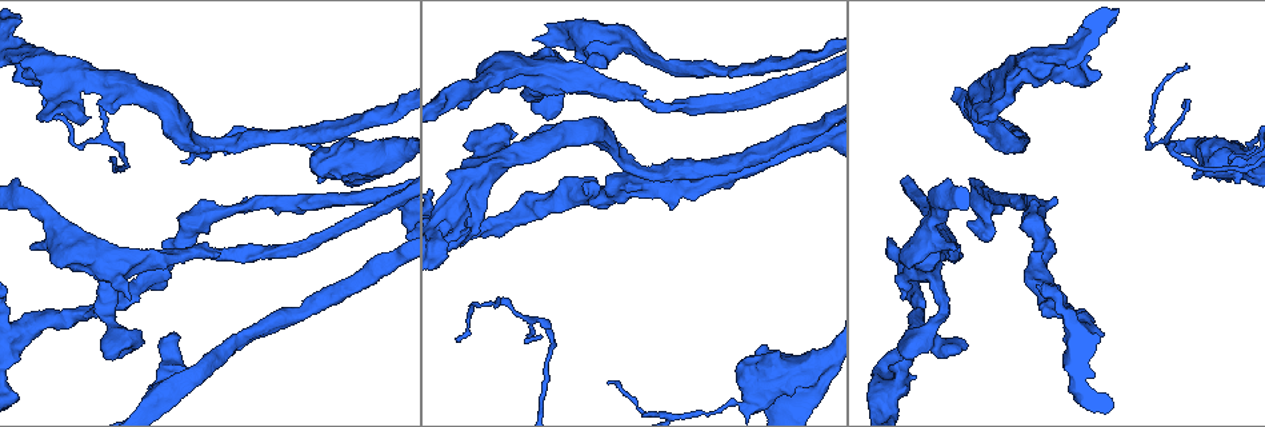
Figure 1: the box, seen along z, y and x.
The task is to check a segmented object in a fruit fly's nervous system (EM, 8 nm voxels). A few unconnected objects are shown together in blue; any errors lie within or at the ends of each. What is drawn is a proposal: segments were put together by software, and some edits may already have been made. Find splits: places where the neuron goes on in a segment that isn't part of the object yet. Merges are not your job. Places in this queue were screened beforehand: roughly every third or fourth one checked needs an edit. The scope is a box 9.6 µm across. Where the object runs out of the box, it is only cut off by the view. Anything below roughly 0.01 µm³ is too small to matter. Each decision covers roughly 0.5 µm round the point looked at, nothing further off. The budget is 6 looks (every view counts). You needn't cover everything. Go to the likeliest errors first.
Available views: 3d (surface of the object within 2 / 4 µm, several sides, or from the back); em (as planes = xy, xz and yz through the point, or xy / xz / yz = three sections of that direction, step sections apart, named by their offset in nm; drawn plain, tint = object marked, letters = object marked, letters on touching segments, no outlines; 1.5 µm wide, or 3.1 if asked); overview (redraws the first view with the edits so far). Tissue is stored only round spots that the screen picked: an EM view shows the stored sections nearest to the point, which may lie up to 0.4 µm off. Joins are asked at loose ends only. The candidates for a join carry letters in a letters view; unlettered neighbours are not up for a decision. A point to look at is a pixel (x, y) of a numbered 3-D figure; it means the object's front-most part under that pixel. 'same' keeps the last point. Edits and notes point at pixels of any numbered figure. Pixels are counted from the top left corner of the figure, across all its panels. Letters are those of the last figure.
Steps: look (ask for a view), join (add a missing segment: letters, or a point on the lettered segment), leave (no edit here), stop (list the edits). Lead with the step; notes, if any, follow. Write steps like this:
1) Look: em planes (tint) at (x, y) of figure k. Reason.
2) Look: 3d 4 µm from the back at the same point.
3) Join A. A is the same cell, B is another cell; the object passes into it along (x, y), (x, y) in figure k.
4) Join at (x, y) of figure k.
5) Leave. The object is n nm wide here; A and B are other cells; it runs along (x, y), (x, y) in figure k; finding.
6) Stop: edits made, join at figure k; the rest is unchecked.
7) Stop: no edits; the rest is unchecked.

Look: 3d 2 µm at (1170, 76) of figure 1. End of a long branch.

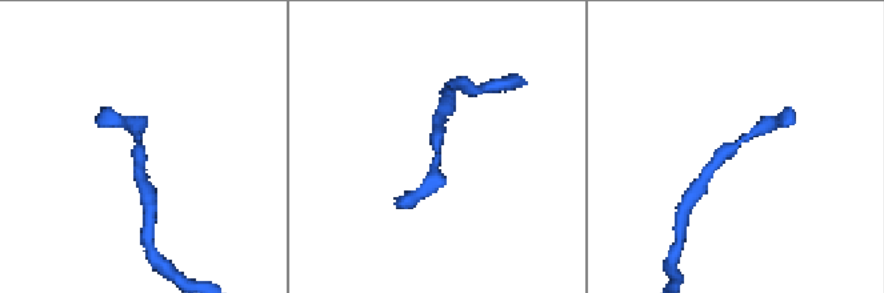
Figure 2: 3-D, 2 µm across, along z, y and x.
Look: em xy step 4 (tint) at (432, 146) of figure 2. Shape alone is not enough.

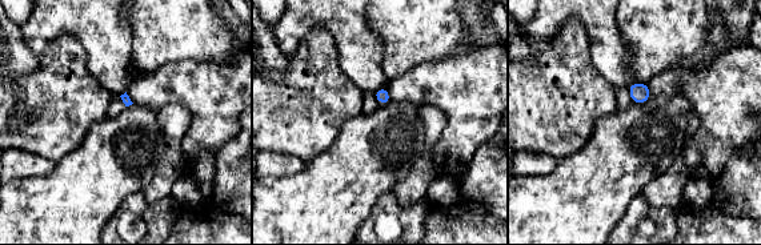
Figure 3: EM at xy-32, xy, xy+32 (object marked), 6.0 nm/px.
Look: em planes (letters) at the same point. Another direction.

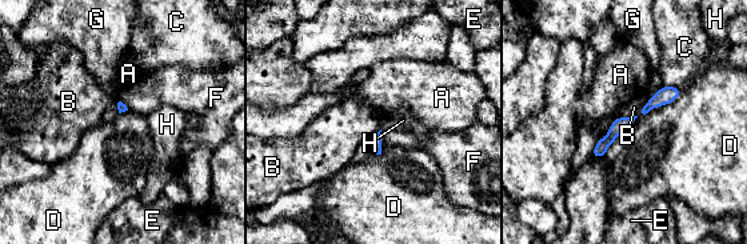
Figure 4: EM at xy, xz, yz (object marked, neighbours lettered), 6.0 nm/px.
Leave. A, B, C, D, E, F, G and H are other cells; none of them fits.

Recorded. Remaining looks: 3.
Look: em planes (plain) at (1056, 197) of figure 1.

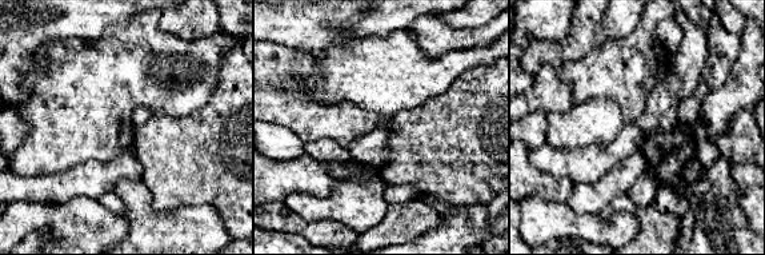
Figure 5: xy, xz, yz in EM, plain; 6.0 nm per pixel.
Look: em planes (letters) at the same point.

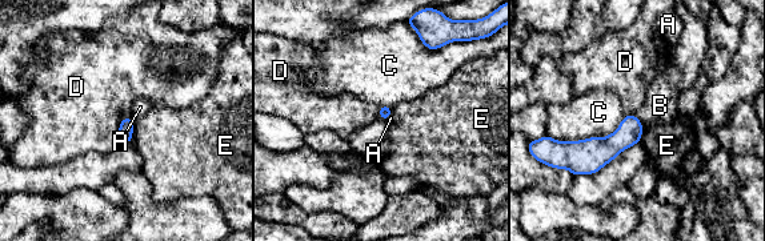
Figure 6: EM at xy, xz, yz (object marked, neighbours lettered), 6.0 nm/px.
Leave. A, B, C, D and E are other cells; a border runs along (635, 115), (644, 127) in figure 6; none of them fits.

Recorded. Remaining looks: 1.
Stop: no edits; the rest is unchecked.

